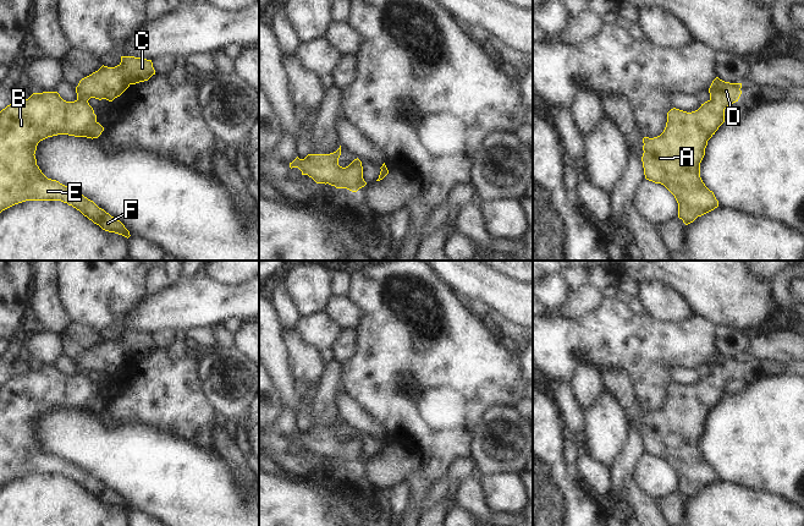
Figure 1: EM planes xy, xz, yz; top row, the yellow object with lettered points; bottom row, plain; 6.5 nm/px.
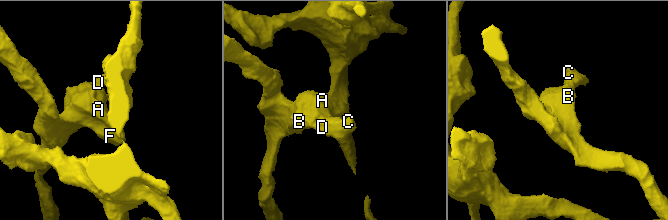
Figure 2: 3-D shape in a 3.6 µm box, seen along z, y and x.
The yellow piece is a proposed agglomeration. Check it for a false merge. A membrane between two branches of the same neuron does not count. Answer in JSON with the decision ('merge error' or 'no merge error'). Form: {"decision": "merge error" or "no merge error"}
{"decision": "no merge error"}

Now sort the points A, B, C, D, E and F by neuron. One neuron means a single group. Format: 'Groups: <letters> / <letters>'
Groups: A B C D E F

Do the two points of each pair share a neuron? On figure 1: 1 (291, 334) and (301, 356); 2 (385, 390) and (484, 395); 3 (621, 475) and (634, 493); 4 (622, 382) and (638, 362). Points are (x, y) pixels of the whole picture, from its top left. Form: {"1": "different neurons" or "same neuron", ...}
{"1": "same neuron", "2": "same neuron", "3": "different neurons", "4": "different neurons"}

